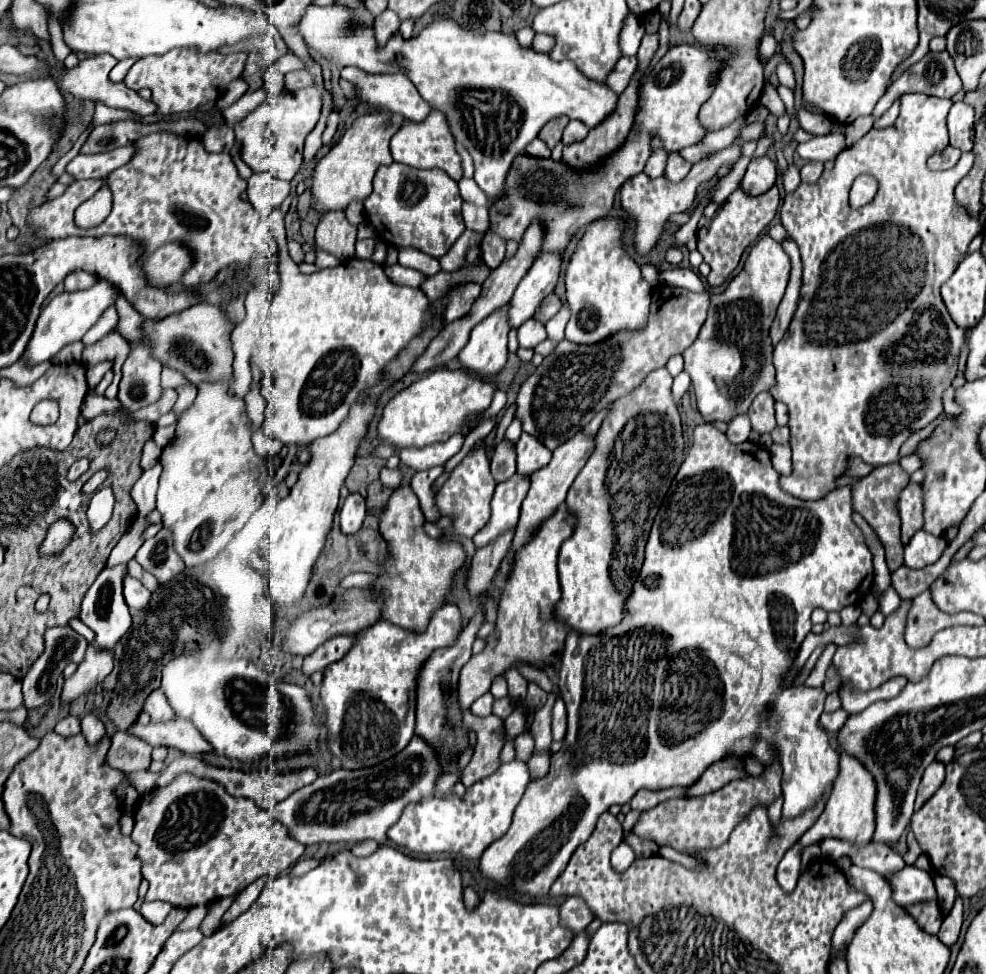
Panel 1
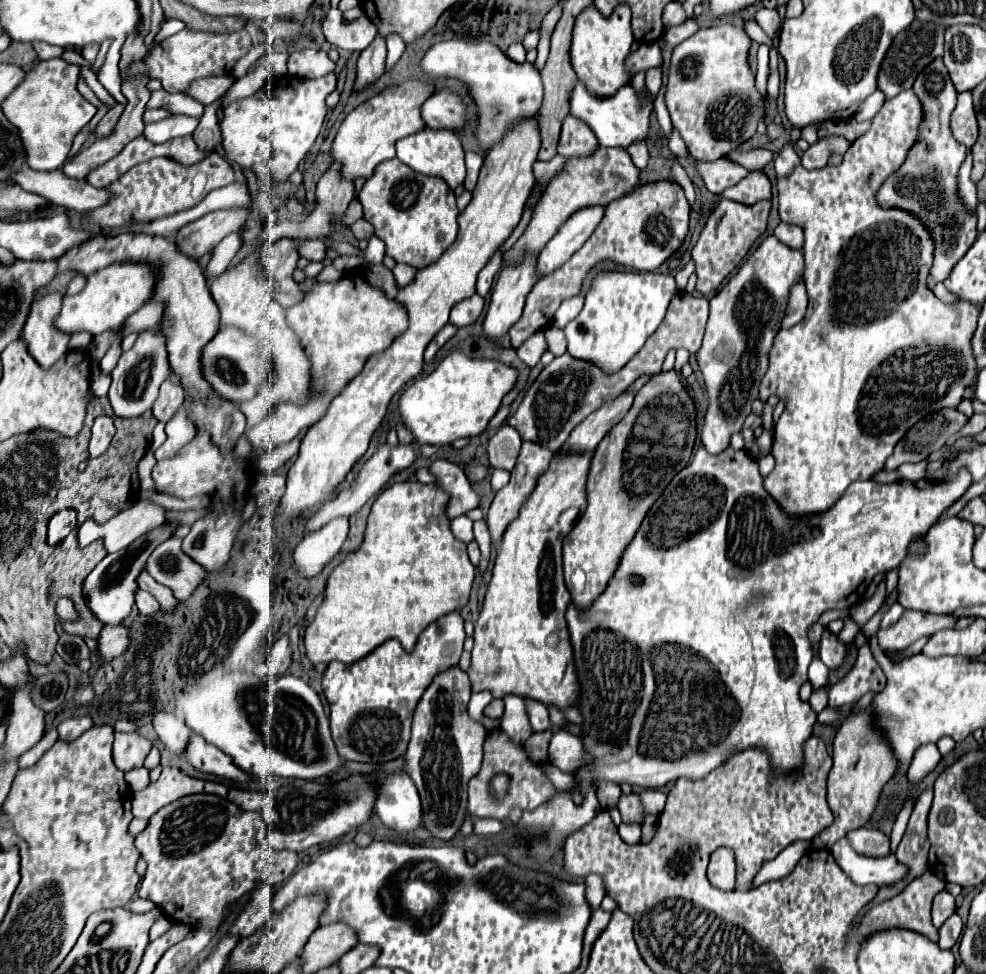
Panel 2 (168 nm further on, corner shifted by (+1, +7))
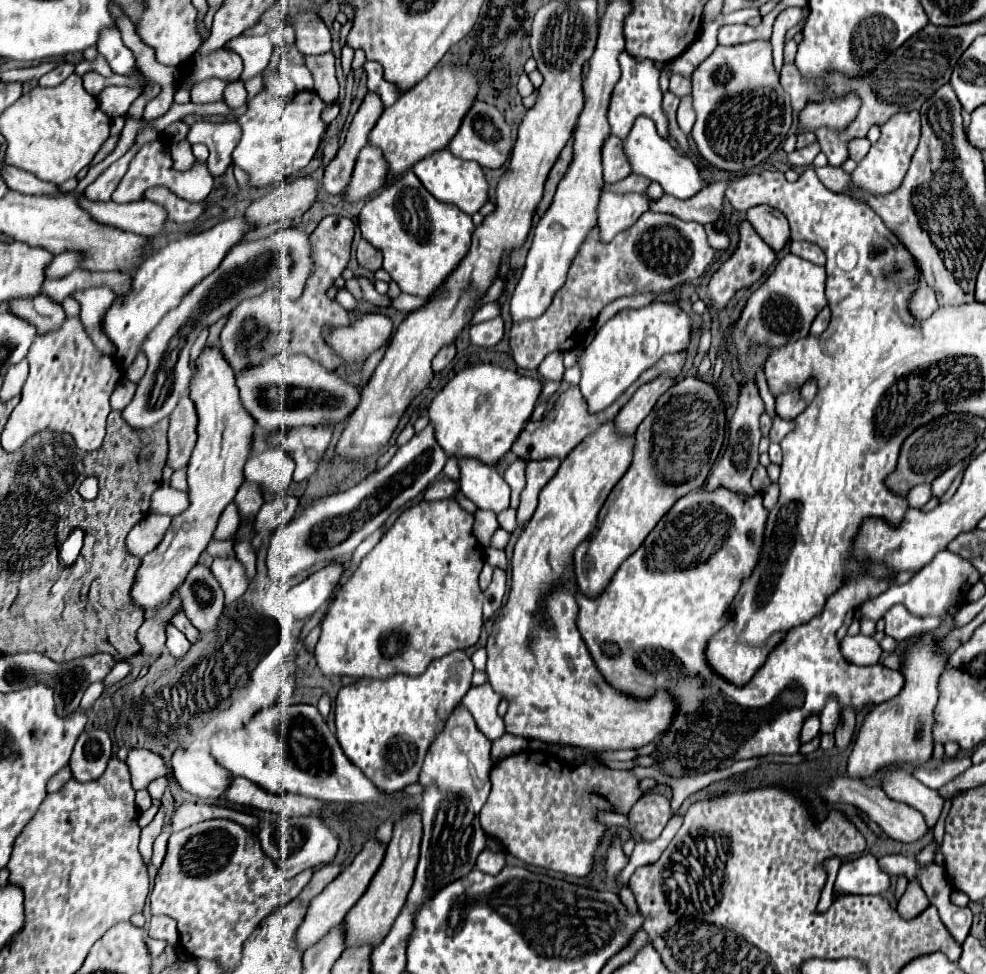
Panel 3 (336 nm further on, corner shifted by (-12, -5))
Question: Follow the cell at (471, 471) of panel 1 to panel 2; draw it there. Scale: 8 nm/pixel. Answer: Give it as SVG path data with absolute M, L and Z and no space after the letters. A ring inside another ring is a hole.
M481 520L481 522L475 522L473 526L475 530L475 540L479 544L479 550L481 550L481 564L479 564L479 570L485 572L487 564L489 564L489 552L491 552L491 536L489 536L489 530L487 530L487 524Z

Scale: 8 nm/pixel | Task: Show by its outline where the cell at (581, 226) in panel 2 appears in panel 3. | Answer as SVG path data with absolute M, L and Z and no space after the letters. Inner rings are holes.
M602 192L598 204L600 242L608 244L616 234L628 230L646 210L648 200L644 194Z

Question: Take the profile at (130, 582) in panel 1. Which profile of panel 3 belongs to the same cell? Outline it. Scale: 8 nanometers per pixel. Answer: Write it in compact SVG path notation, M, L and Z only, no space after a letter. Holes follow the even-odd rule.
M172 622L166 624L166 648L174 658L182 658L184 652L188 652L190 648L188 638Z

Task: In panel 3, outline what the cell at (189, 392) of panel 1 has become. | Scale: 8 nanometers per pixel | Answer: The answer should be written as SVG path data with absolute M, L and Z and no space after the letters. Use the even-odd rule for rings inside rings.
M187 467L180 468L180 470L173 472L170 480L171 487L174 489L187 491Z

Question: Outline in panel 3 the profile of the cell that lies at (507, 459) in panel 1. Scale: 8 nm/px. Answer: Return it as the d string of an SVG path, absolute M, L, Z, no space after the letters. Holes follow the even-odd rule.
M506 508L504 512L498 514L498 522L500 522L500 528L504 528L506 532L514 532L514 528L516 528L516 510Z

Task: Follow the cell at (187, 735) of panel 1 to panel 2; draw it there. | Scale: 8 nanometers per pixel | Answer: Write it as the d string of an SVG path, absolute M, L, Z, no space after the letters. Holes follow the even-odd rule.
M191 734L191 744L187 746L187 760L199 772L221 776L221 778L227 778L231 782L243 784L243 782L251 782L253 780L247 772L243 772L241 768L237 768L227 754L223 754L215 746L207 744L197 734Z

